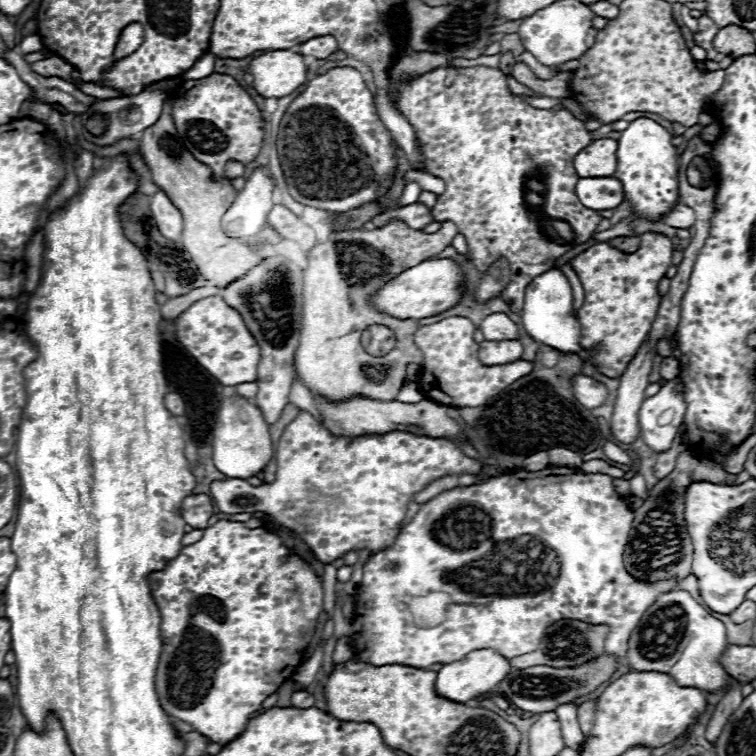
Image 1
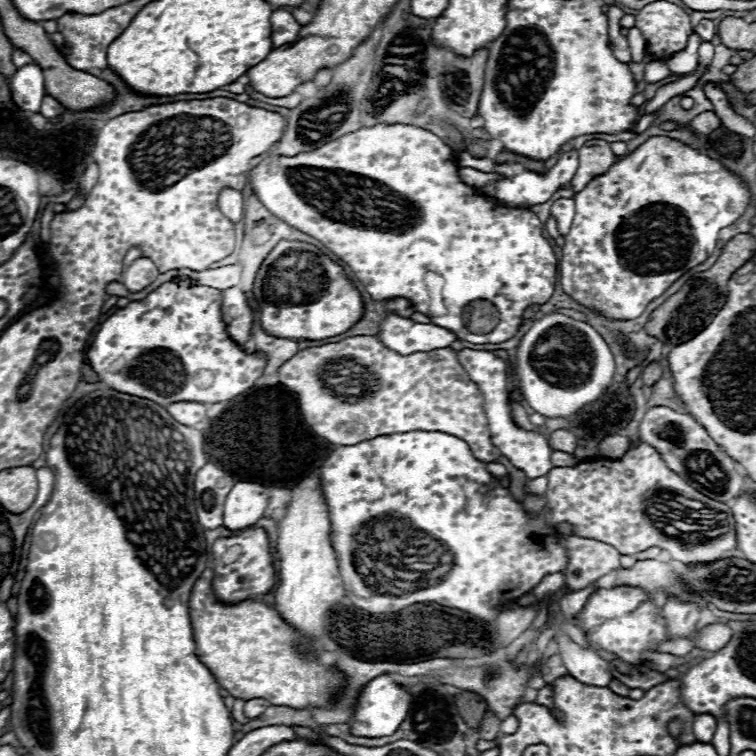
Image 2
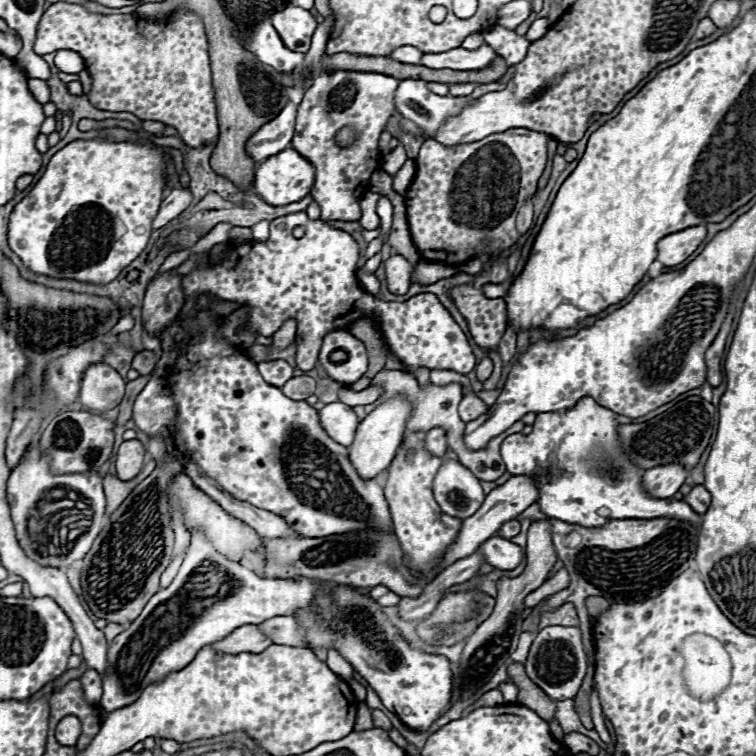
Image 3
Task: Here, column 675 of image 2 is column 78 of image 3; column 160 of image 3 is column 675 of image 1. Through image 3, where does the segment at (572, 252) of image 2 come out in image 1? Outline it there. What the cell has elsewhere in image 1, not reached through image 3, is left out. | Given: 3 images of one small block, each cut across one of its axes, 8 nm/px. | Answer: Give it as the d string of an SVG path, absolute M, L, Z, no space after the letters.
M636 118L628 124L626 130L622 130L618 138L618 150L616 150L616 172L614 176L622 182L624 186L624 196L626 200L632 202L632 208L642 216L642 218L652 218L652 220L662 220L660 216L666 214L676 202L678 202L678 150L672 146L672 134L660 126L658 122L650 118Z

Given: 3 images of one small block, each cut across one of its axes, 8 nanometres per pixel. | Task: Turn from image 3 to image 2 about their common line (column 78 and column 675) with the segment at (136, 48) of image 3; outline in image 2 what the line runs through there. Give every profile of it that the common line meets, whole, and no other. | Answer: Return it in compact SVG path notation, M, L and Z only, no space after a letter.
M652 2L636 14L636 26L648 44L648 52L664 62L686 48L692 34L690 16L670 2Z

